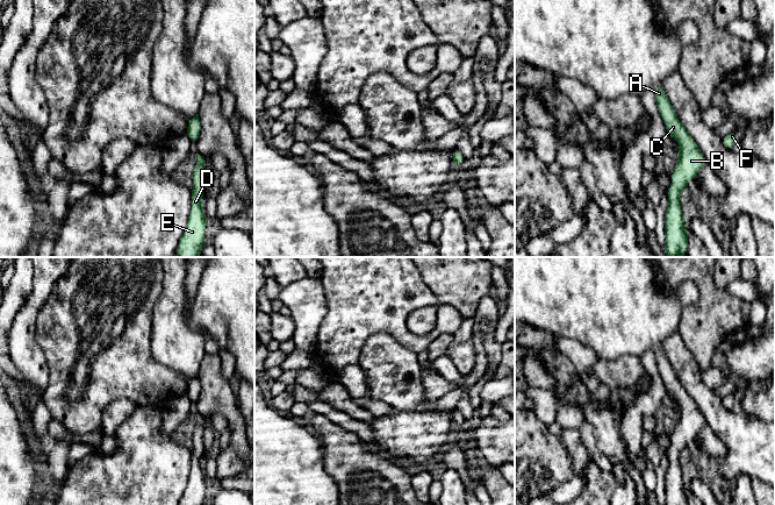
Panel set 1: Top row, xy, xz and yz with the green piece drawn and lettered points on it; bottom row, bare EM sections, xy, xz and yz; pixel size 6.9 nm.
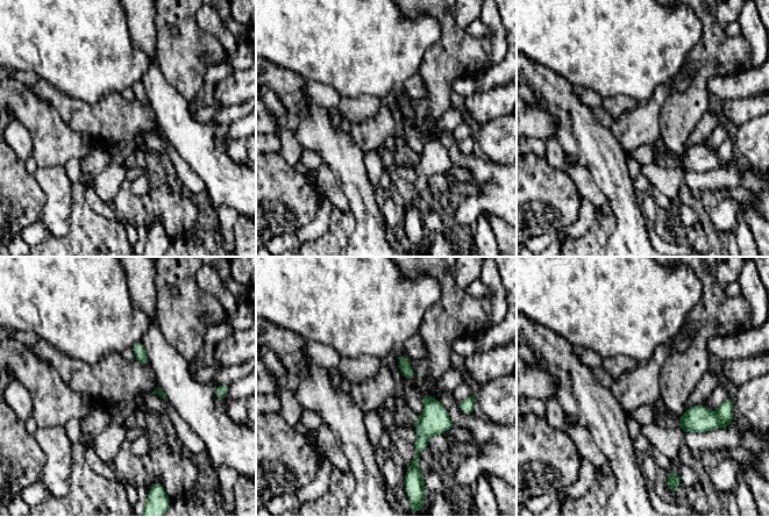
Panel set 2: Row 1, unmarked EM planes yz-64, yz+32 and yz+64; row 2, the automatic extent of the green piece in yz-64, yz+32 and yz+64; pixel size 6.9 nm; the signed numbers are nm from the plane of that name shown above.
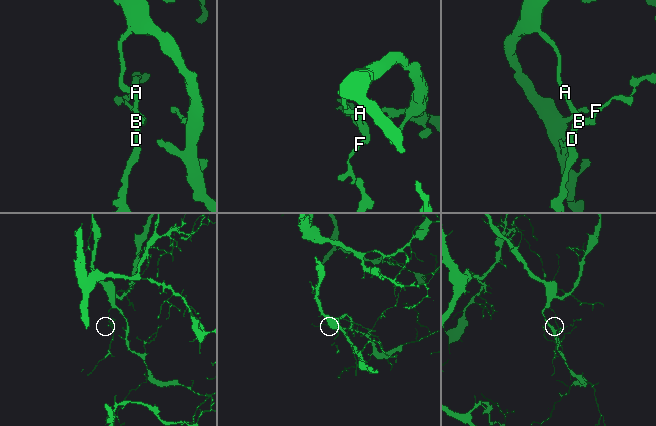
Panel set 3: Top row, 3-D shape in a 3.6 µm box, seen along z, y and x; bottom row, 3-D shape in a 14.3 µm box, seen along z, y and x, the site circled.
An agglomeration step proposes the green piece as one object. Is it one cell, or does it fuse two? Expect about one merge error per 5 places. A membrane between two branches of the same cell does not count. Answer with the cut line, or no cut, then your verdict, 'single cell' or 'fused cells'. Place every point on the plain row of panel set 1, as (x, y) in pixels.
no cut | single cell

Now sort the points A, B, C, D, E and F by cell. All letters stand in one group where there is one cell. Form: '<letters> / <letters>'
A B C D E F

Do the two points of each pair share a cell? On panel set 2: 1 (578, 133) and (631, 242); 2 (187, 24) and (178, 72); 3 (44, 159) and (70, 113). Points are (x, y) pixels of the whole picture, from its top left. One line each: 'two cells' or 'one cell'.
1: one cell
2: one cell
3: two cells

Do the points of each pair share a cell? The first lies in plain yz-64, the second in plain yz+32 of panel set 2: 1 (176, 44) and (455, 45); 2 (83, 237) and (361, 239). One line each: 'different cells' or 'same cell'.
1: same cell
2: different cells

